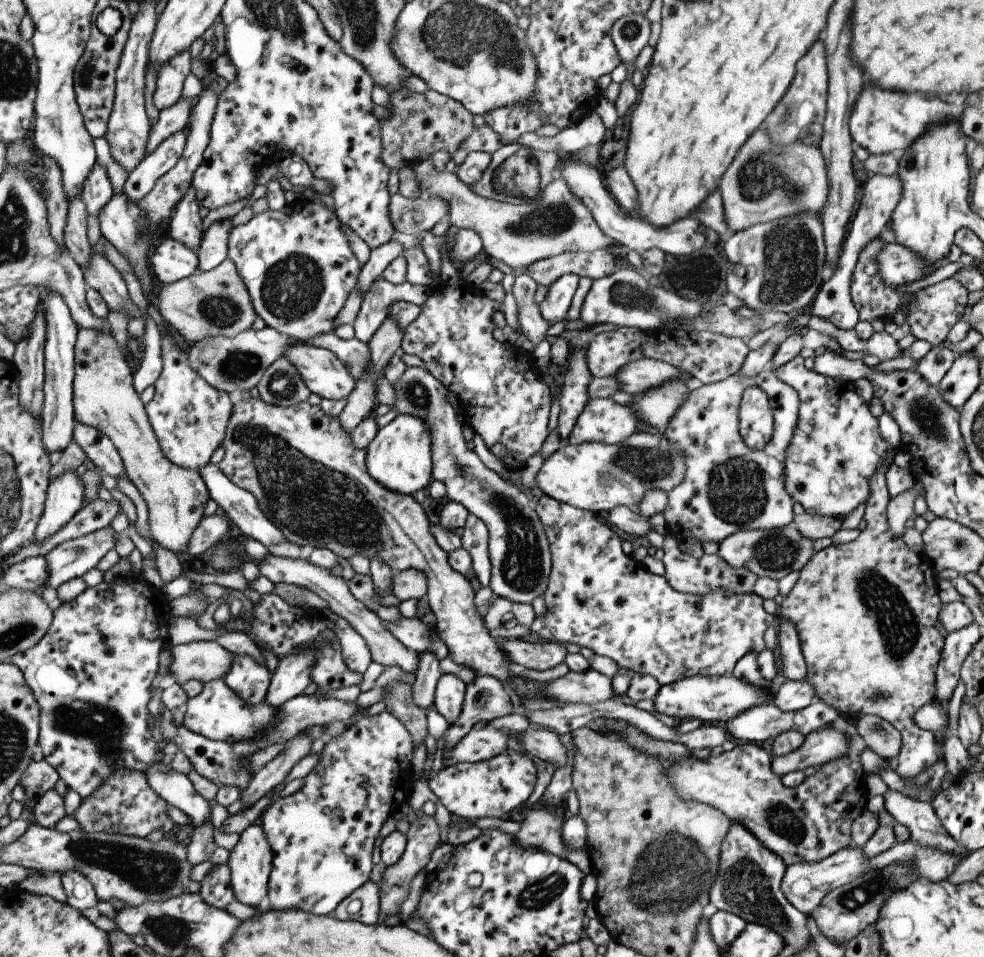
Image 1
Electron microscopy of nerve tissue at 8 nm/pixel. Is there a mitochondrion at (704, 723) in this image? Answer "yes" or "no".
no

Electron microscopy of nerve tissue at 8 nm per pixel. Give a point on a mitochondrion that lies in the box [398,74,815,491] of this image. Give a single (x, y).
(762, 176)

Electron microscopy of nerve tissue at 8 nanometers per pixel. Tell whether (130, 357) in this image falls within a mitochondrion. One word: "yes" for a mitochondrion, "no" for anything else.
no

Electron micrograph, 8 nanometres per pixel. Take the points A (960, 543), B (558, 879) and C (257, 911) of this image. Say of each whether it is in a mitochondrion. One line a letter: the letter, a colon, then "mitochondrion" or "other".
A: mitochondrion
B: mitochondrion
C: other

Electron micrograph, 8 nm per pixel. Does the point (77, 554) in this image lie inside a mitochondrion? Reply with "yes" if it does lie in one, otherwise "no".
yes

